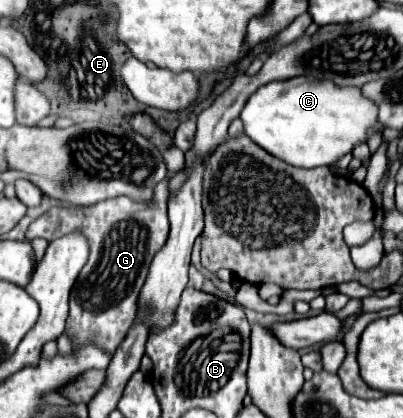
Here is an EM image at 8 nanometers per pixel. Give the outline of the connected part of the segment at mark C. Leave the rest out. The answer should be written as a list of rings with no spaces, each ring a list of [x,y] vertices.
[[[296,76],[284,82],[278,80],[258,88],[246,102],[240,118],[244,122],[244,134],[248,134],[258,146],[262,146],[272,156],[298,168],[332,166],[342,156],[350,154],[358,144],[368,142],[370,132],[382,134],[386,128],[378,120],[378,106],[370,98],[366,98],[360,88],[338,86],[332,80],[312,80],[308,76]]]

